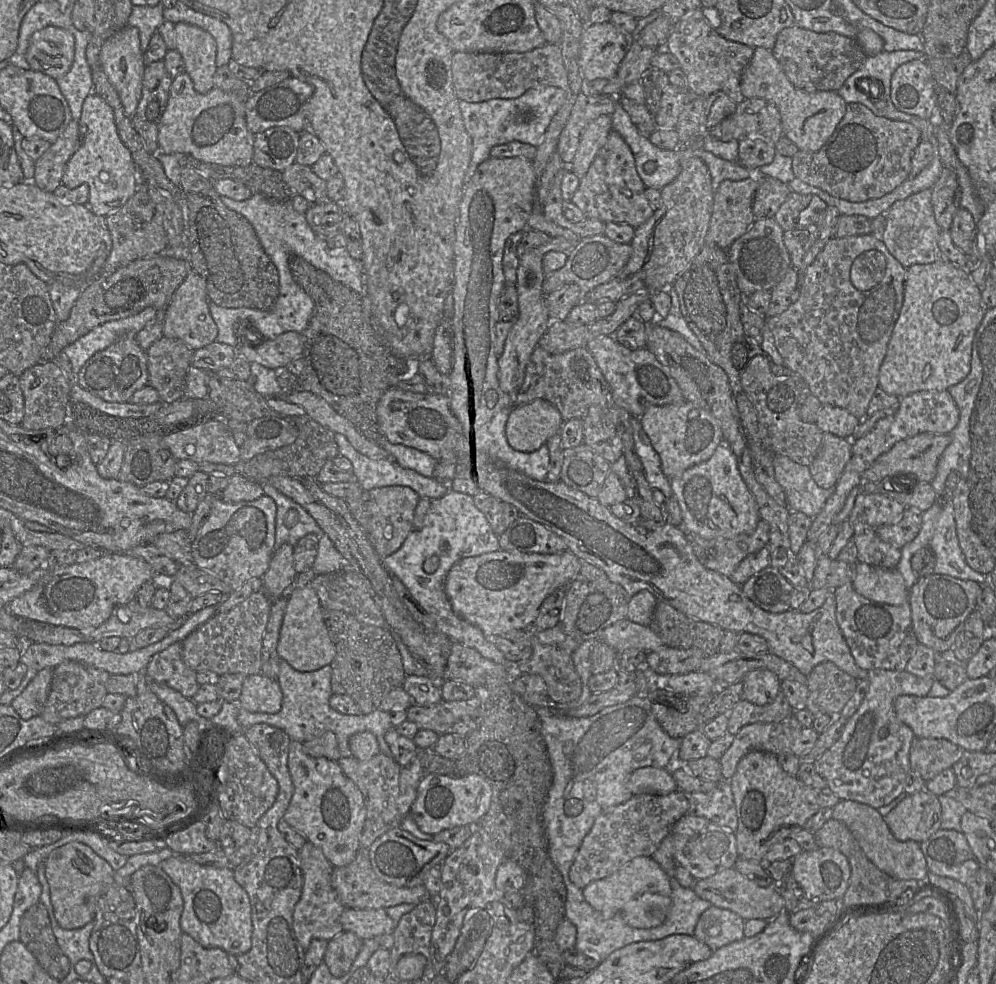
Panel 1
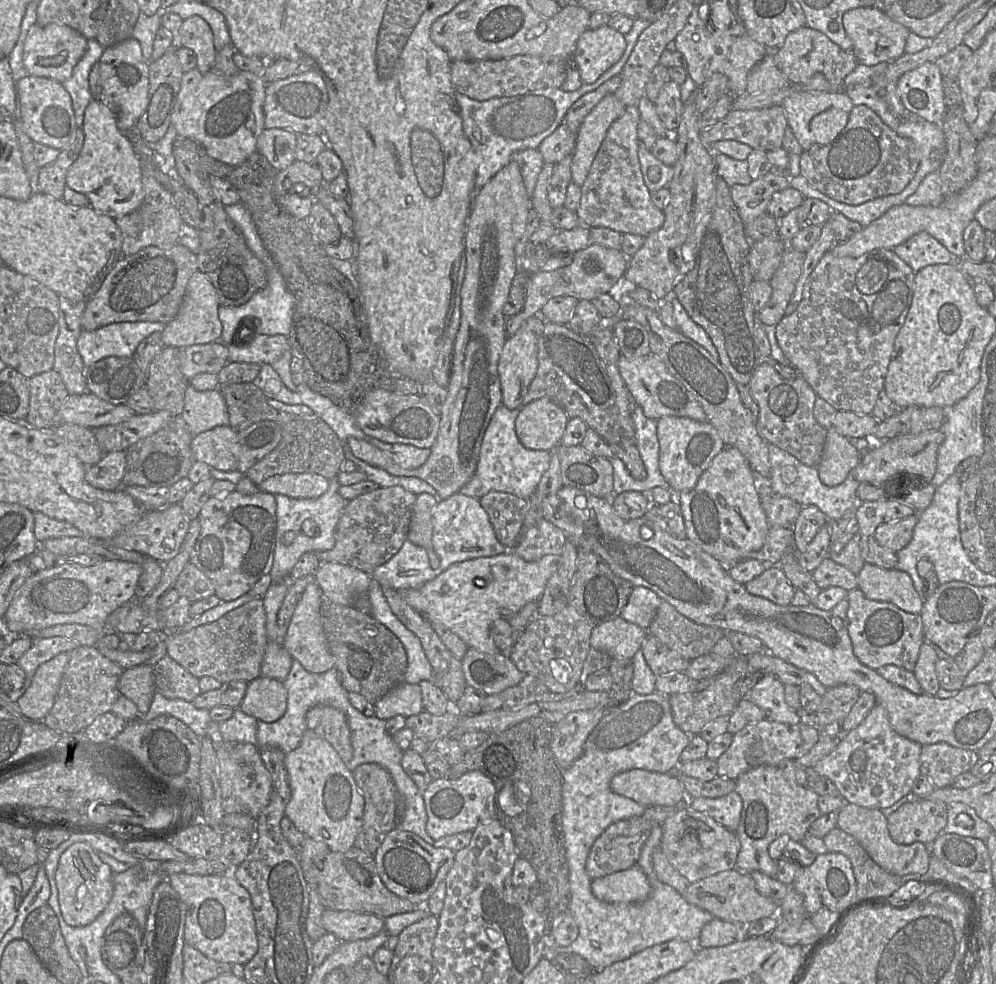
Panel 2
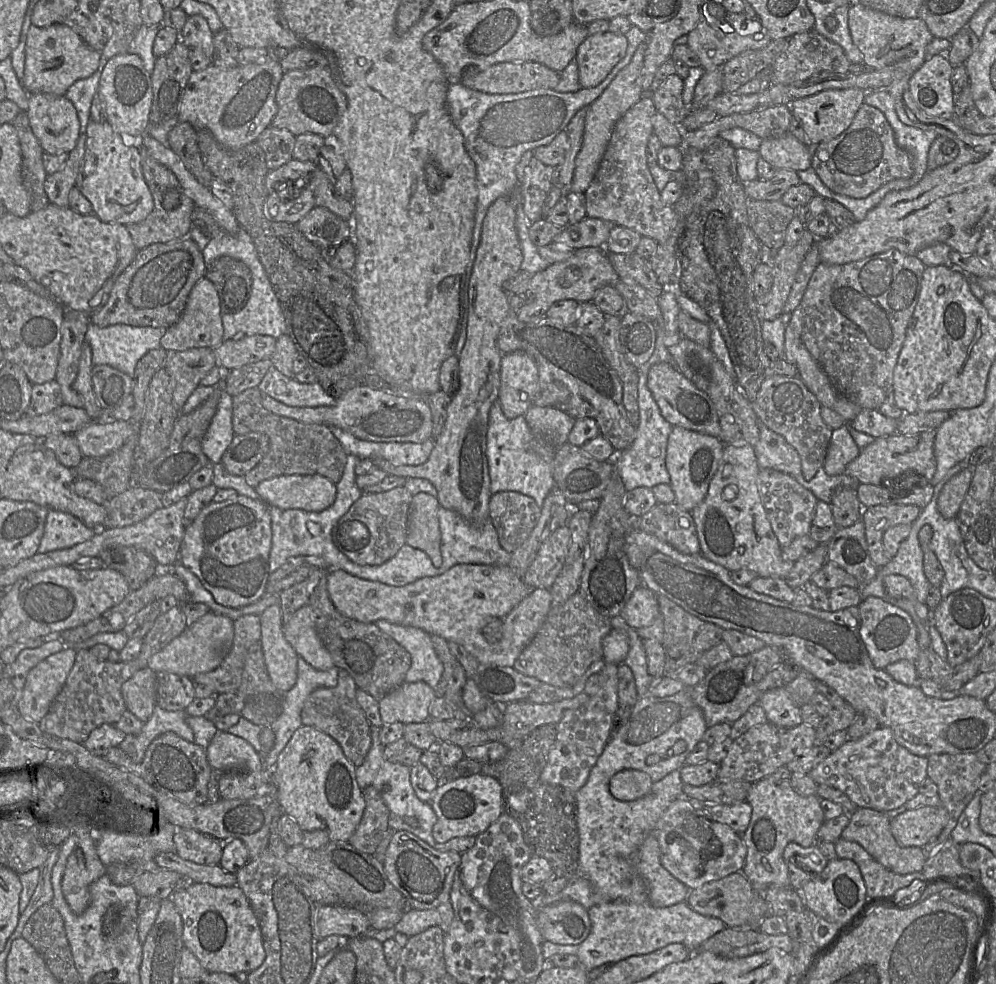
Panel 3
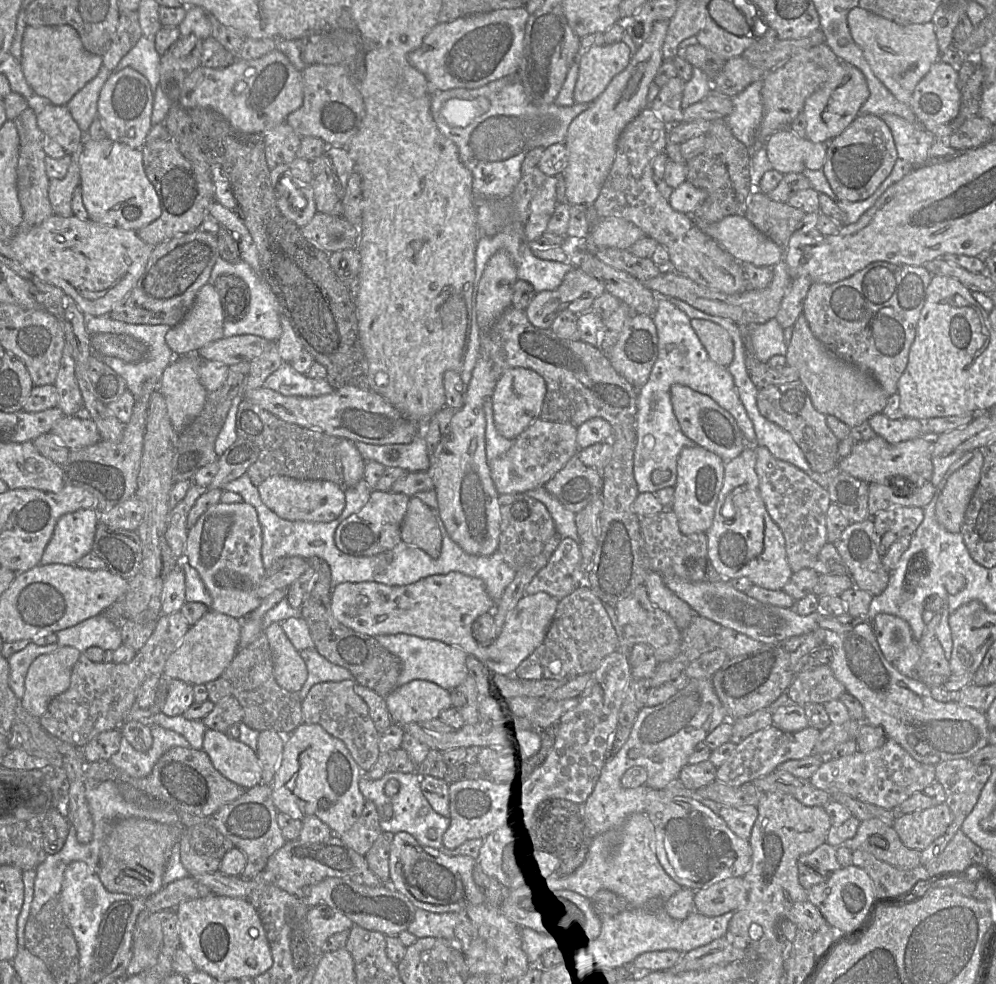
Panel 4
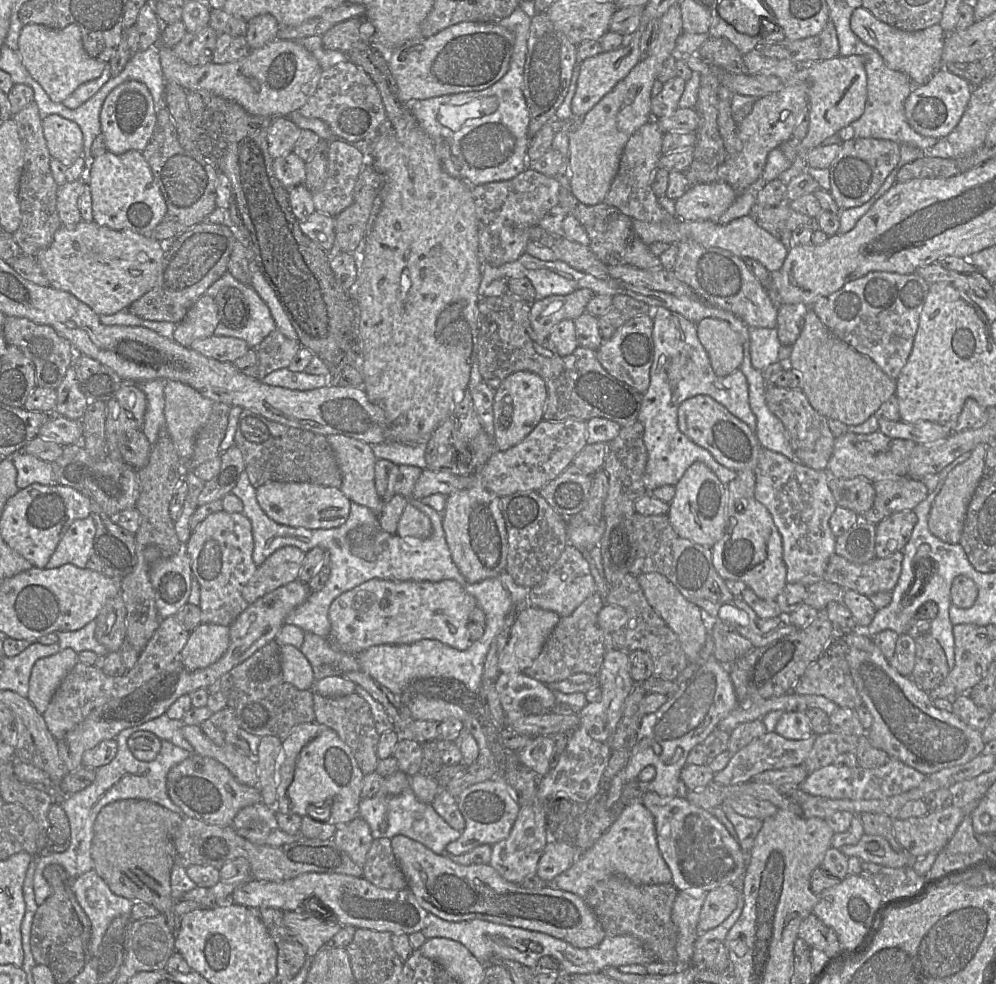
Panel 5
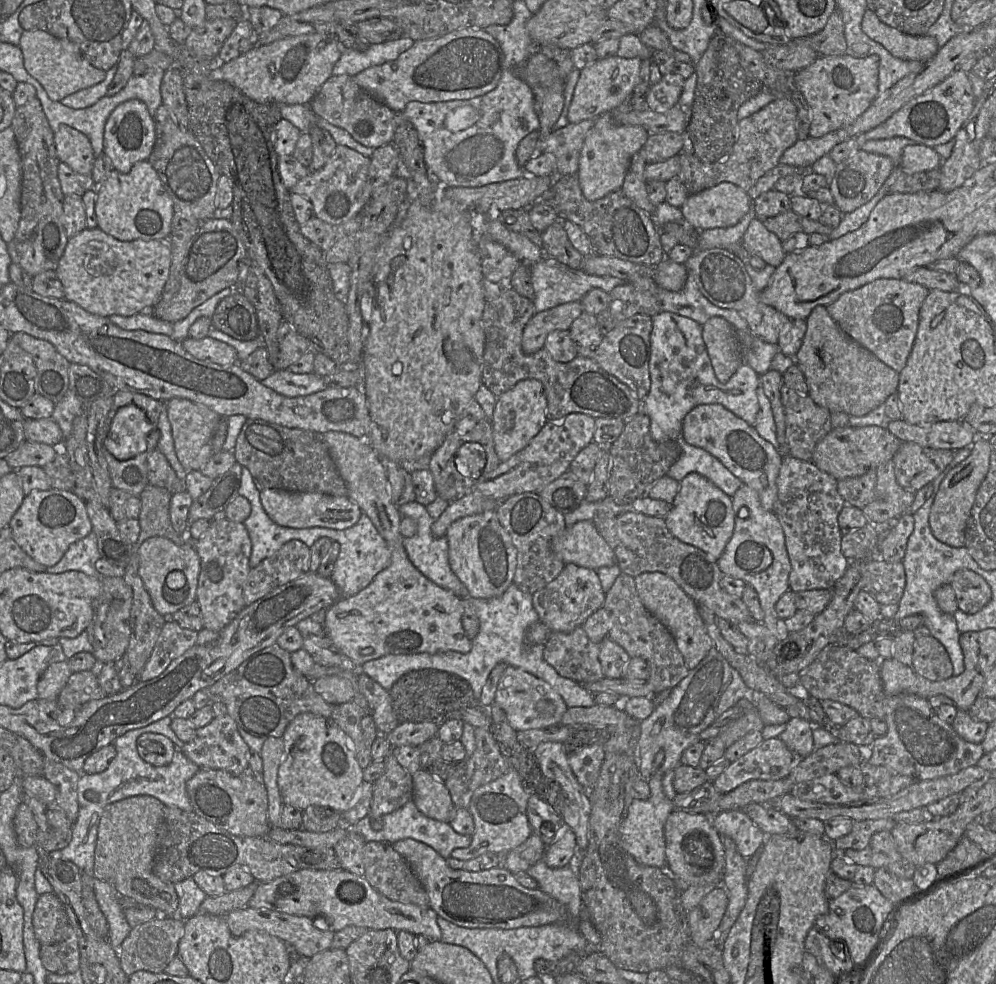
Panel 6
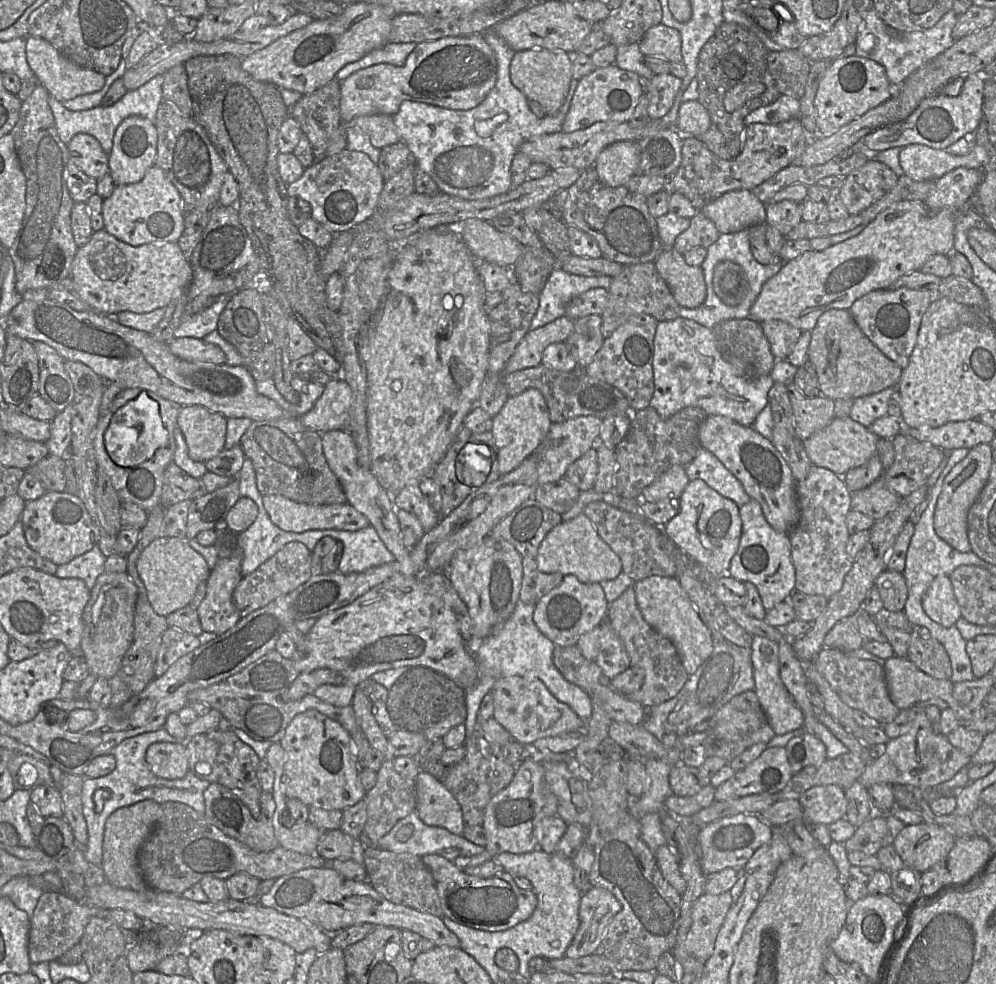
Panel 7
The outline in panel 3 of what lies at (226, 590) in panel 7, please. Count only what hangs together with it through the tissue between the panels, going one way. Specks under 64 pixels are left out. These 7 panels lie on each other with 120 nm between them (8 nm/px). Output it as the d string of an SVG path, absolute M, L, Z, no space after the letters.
M238 494L222 502L212 501L186 526L179 561L199 578L216 603L239 608L266 593L271 543L268 505L261 499Z

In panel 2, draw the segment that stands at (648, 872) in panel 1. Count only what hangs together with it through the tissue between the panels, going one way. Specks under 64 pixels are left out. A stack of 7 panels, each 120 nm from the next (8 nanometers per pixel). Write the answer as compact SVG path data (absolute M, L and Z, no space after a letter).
M637 865L592 880L591 891L600 901L607 903L636 903L651 893L647 876Z

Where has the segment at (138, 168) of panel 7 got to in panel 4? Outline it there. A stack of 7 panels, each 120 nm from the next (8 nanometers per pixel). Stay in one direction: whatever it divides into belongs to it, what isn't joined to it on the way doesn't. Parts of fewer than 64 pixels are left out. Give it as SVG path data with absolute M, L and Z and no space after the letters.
M126 67L112 72L102 87L98 99L98 114L105 125L107 138L141 149L151 129L153 93L148 80L136 70Z

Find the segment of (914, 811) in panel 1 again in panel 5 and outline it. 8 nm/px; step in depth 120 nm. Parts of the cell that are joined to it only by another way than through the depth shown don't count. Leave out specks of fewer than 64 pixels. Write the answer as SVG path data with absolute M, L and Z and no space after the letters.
M951 805L922 817L894 819L892 827L898 843L914 858L922 858L931 852L939 853L963 819L963 811Z

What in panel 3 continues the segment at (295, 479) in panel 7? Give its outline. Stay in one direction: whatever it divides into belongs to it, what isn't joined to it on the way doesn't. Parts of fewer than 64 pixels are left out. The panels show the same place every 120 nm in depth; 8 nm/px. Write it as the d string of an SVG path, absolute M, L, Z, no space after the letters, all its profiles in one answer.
M258 387L246 389L233 396L232 408L232 424L235 435L261 432L266 434L270 440L269 452L244 475L246 482L251 487L255 488L262 481L281 475L319 474L334 484L337 484L342 478L347 454L326 425L305 424L270 412L262 404L262 393Z

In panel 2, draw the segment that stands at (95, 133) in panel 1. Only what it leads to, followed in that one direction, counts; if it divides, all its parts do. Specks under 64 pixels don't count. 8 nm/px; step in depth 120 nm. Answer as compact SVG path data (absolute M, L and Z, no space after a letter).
M92 99L84 113L84 144L66 175L66 186L89 199L89 206L116 219L136 210L144 199L140 161L128 135L118 128L115 110L105 101Z

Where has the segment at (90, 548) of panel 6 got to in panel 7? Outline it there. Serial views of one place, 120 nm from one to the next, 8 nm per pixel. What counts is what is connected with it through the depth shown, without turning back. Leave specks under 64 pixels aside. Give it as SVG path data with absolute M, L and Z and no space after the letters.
M98 545L77 556L66 564L59 565L55 575L59 578L82 579L89 590L95 586L97 578L105 572L106 558Z

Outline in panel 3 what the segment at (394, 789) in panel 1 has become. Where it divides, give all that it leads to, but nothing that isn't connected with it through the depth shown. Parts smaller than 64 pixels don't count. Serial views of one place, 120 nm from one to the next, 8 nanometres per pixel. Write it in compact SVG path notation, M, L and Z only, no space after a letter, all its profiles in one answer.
M373 786L362 789L365 809L360 823L348 840L361 852L373 855L389 829L389 809L381 793Z

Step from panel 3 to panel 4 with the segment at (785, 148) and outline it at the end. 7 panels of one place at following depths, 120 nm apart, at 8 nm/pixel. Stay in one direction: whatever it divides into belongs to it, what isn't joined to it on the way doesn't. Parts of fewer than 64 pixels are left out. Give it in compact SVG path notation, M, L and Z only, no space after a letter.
M789 128L770 135L764 143L773 169L785 175L804 170L820 170L826 159L827 144L799 137Z

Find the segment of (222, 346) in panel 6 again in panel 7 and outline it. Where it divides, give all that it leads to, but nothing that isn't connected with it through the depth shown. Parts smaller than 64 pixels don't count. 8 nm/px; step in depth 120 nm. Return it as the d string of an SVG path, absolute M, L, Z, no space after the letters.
M193 337L174 338L169 343L170 351L189 362L211 362L225 364L225 353L216 345Z

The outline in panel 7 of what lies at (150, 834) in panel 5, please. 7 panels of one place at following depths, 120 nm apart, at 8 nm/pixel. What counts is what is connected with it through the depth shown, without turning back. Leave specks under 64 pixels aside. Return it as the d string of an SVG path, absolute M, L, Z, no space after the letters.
M143 800L114 811L106 820L101 867L106 881L118 888L142 891L149 887L142 877L138 853L161 816L161 805L154 800Z

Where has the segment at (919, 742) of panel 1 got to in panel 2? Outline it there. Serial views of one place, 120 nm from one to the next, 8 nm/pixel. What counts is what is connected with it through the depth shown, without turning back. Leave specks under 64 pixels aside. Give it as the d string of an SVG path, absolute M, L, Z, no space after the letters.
M946 743L922 745L920 772L935 788L950 787L957 776L969 772L978 759L976 751Z

